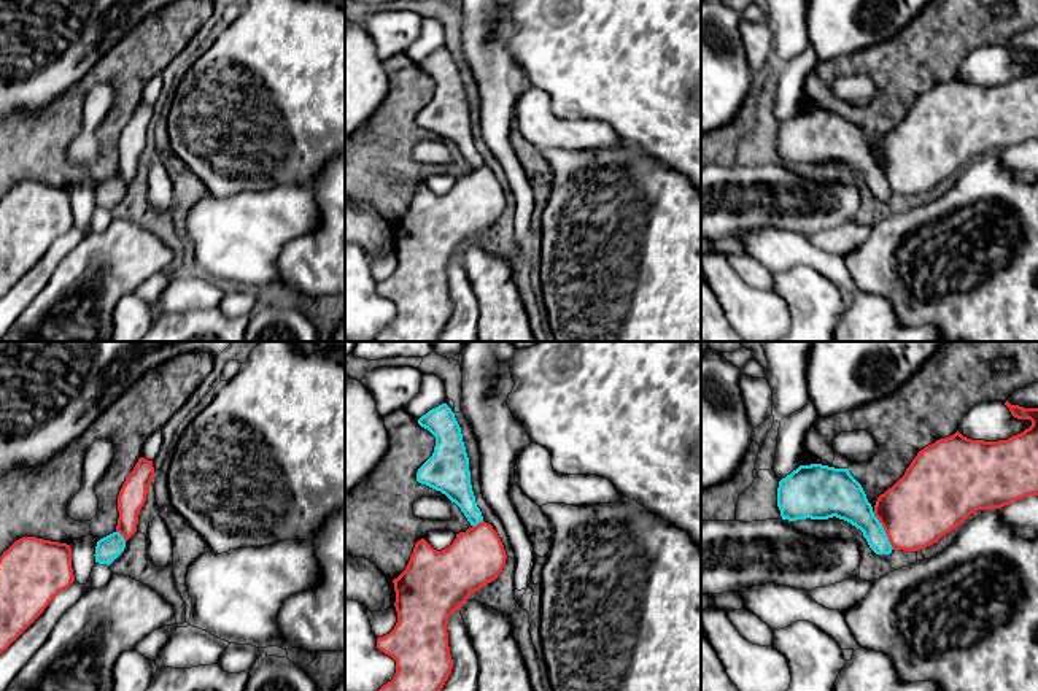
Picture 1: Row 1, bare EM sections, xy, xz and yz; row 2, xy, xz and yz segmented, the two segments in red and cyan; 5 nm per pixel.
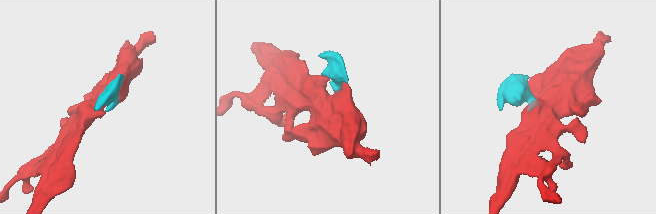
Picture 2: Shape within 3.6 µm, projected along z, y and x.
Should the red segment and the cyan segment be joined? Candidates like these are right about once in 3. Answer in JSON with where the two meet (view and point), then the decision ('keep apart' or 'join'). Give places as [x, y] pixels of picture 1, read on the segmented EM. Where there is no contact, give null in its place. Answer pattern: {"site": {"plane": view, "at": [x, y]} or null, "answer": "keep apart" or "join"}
{"site": {"plane": "yz", "at": [884, 529]}, "answer": "join"}

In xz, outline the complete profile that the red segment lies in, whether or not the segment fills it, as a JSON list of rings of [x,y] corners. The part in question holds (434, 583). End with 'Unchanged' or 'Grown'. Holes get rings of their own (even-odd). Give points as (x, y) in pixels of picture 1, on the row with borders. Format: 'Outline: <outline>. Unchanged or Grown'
Outline: [[[442,403],[423,415],[418,419],[418,424],[436,437],[436,446],[432,456],[418,469],[416,481],[440,491],[455,502],[471,523],[471,527],[466,532],[456,534],[453,543],[442,551],[434,550],[424,539],[418,540],[405,570],[393,580],[397,623],[389,634],[377,639],[377,648],[396,661],[396,674],[393,680],[383,685],[378,691],[440,691],[443,688],[453,669],[447,632],[448,618],[453,612],[461,610],[471,594],[494,581],[502,572],[507,559],[498,532],[491,524],[483,521],[482,511],[477,507],[471,484],[469,457],[455,413],[447,403]]]. Grown

